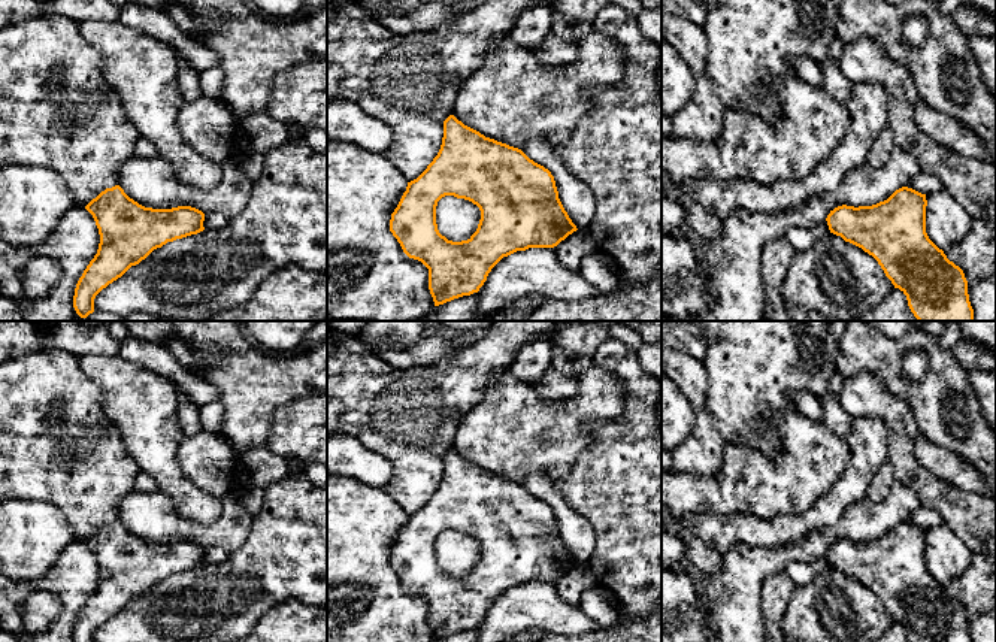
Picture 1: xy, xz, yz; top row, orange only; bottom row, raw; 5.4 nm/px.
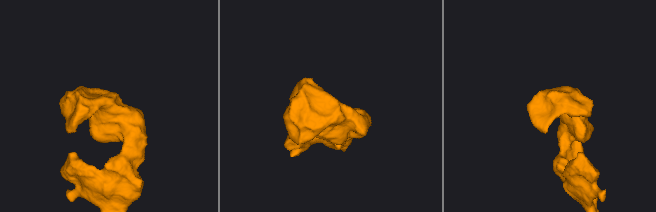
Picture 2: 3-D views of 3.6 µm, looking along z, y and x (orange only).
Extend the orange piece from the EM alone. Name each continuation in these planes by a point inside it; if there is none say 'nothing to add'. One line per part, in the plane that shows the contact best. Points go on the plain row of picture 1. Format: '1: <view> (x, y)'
nothing to add

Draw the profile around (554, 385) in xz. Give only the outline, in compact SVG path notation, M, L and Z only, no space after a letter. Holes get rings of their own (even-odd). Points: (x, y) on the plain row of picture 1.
M550 367L545 375L530 387L547 400L553 402L567 402L573 399L579 390L578 379L569 378L561 372Z

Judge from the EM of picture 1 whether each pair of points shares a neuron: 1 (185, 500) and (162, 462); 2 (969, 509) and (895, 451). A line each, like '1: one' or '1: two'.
1: one
2: one

